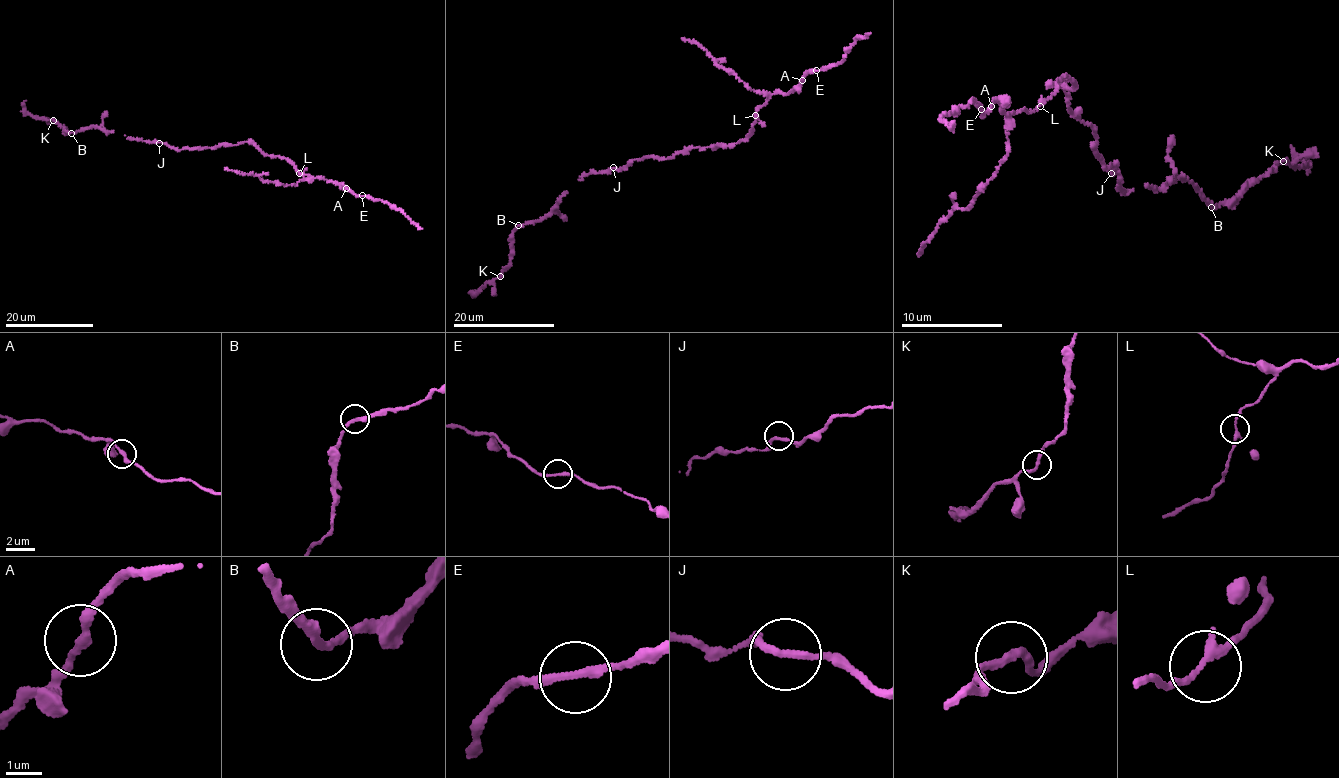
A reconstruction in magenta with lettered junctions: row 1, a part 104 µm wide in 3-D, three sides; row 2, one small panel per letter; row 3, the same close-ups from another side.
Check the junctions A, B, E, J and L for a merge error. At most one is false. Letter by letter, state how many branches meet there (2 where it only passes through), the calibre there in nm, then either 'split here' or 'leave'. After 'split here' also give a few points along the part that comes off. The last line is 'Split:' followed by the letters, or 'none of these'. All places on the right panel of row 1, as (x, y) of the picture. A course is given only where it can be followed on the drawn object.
A: 2 | 200 nm | leave
B: 2 | 220 nm | leave
E: 2 | 220 nm | leave
J: 2 | 190 nm | leave
L: 2 | 240 nm | leave
Split: none of these

